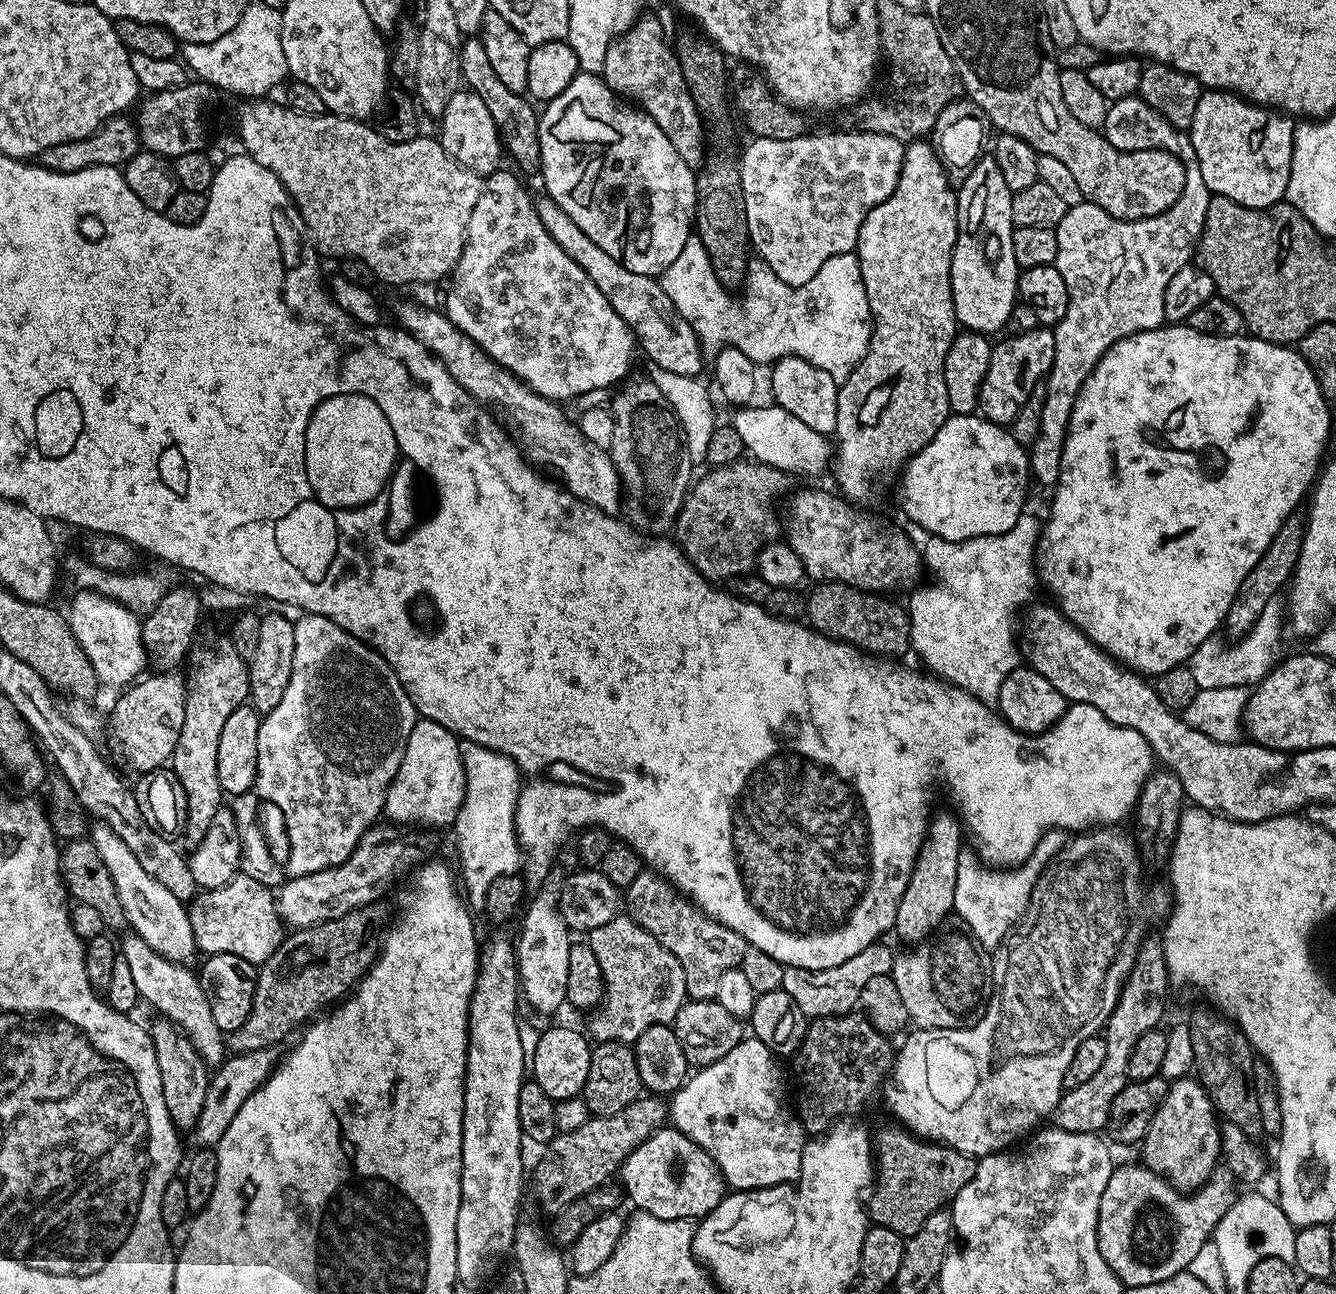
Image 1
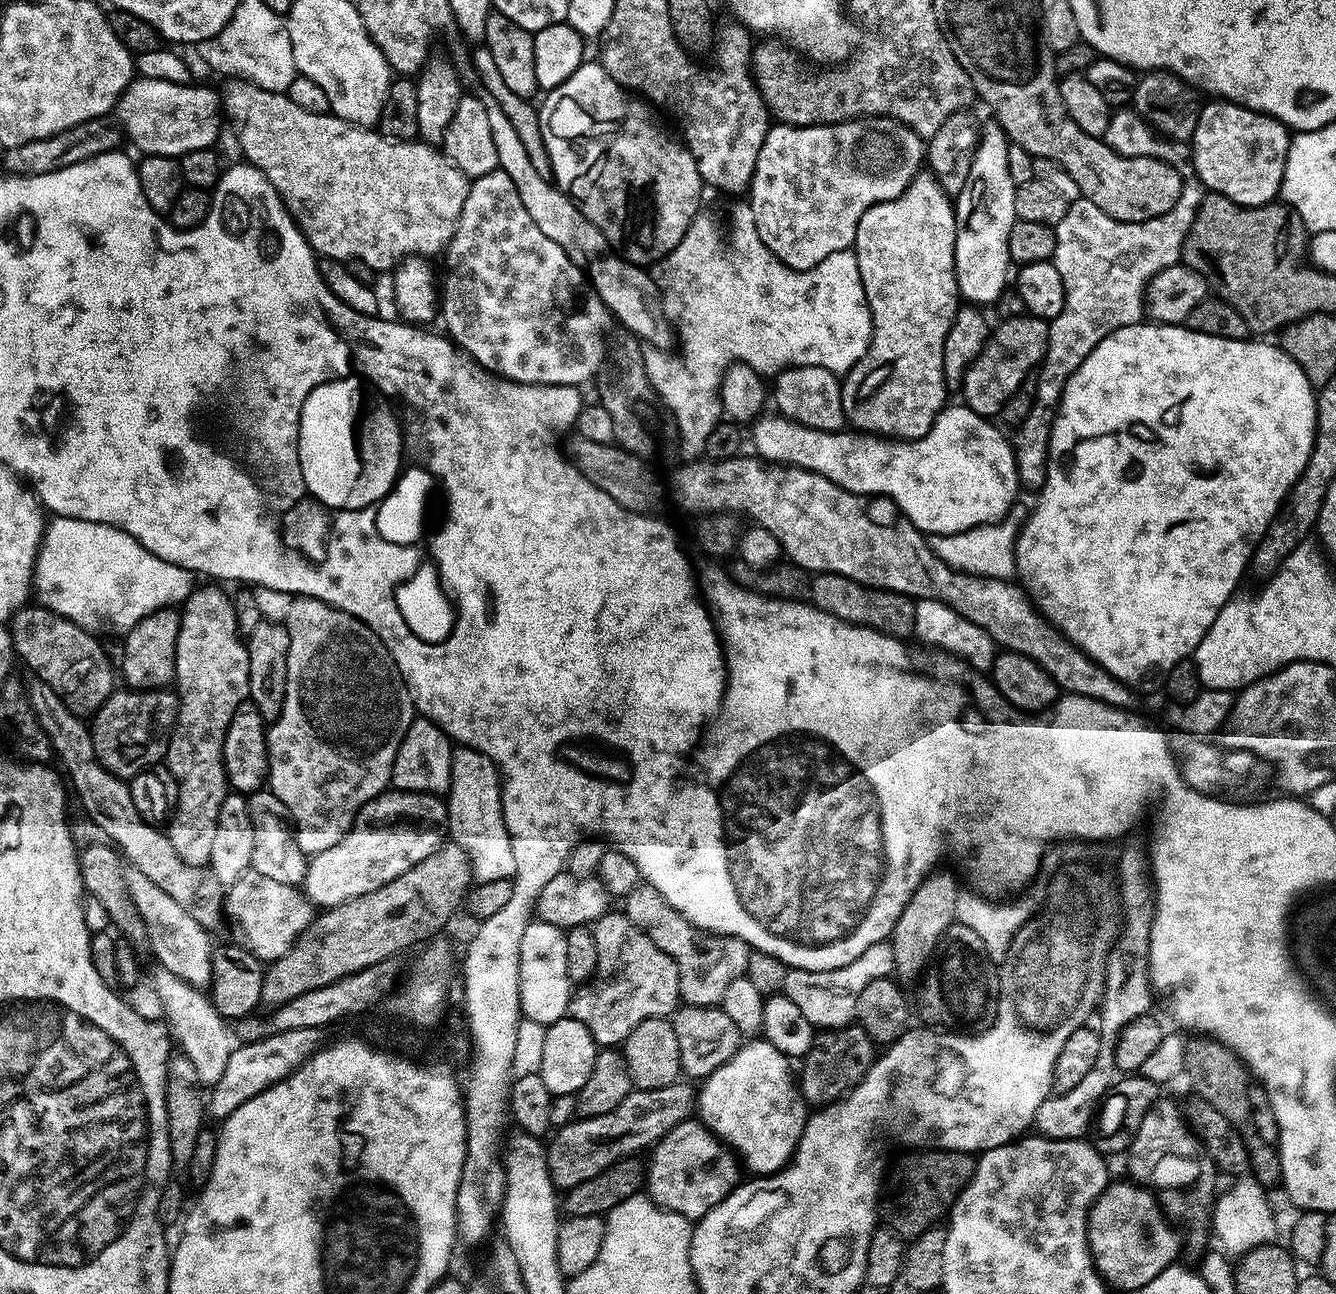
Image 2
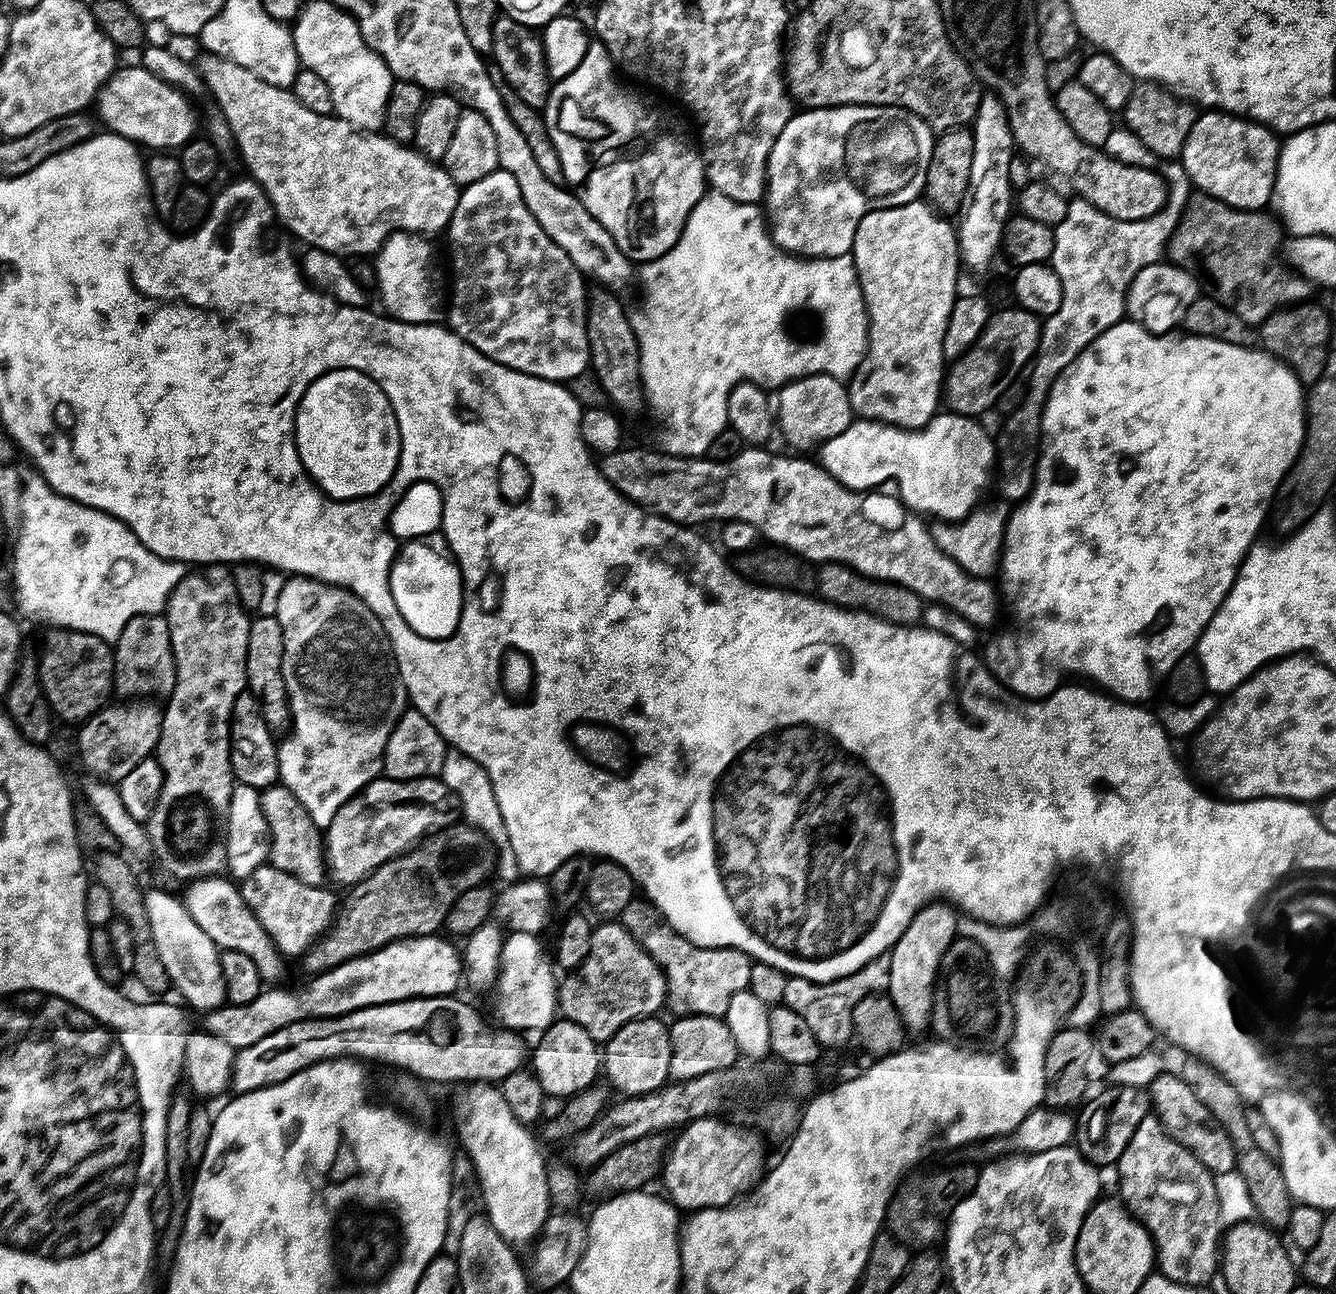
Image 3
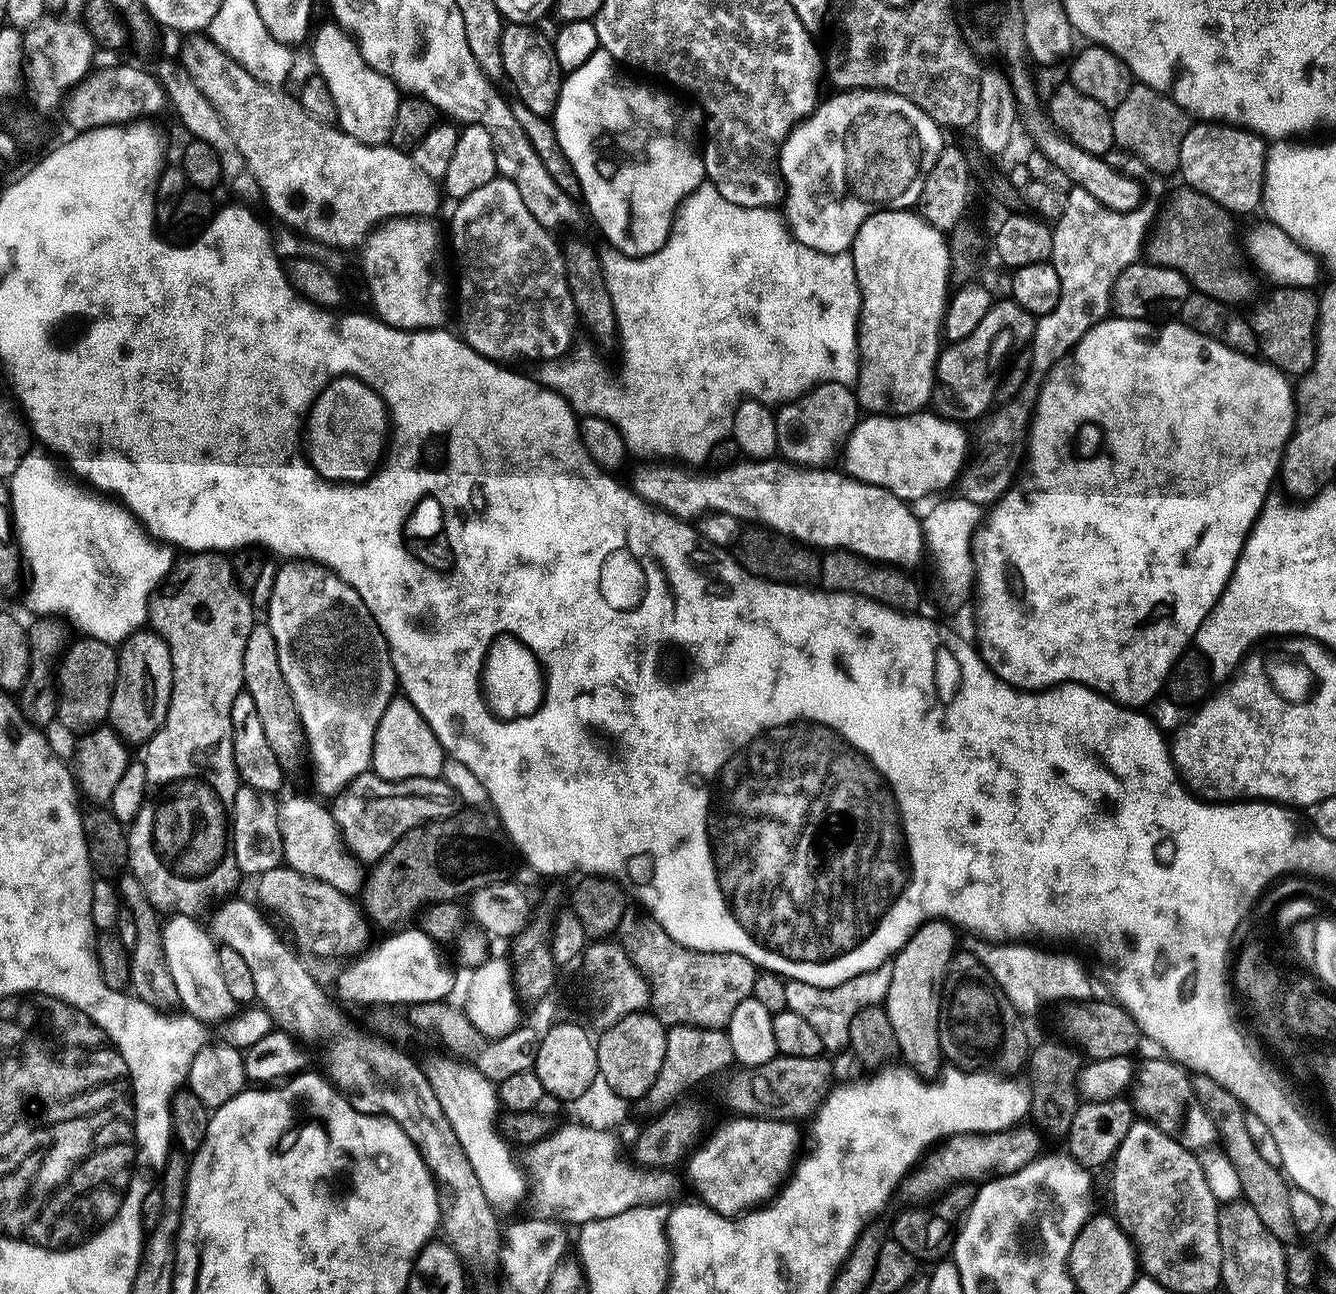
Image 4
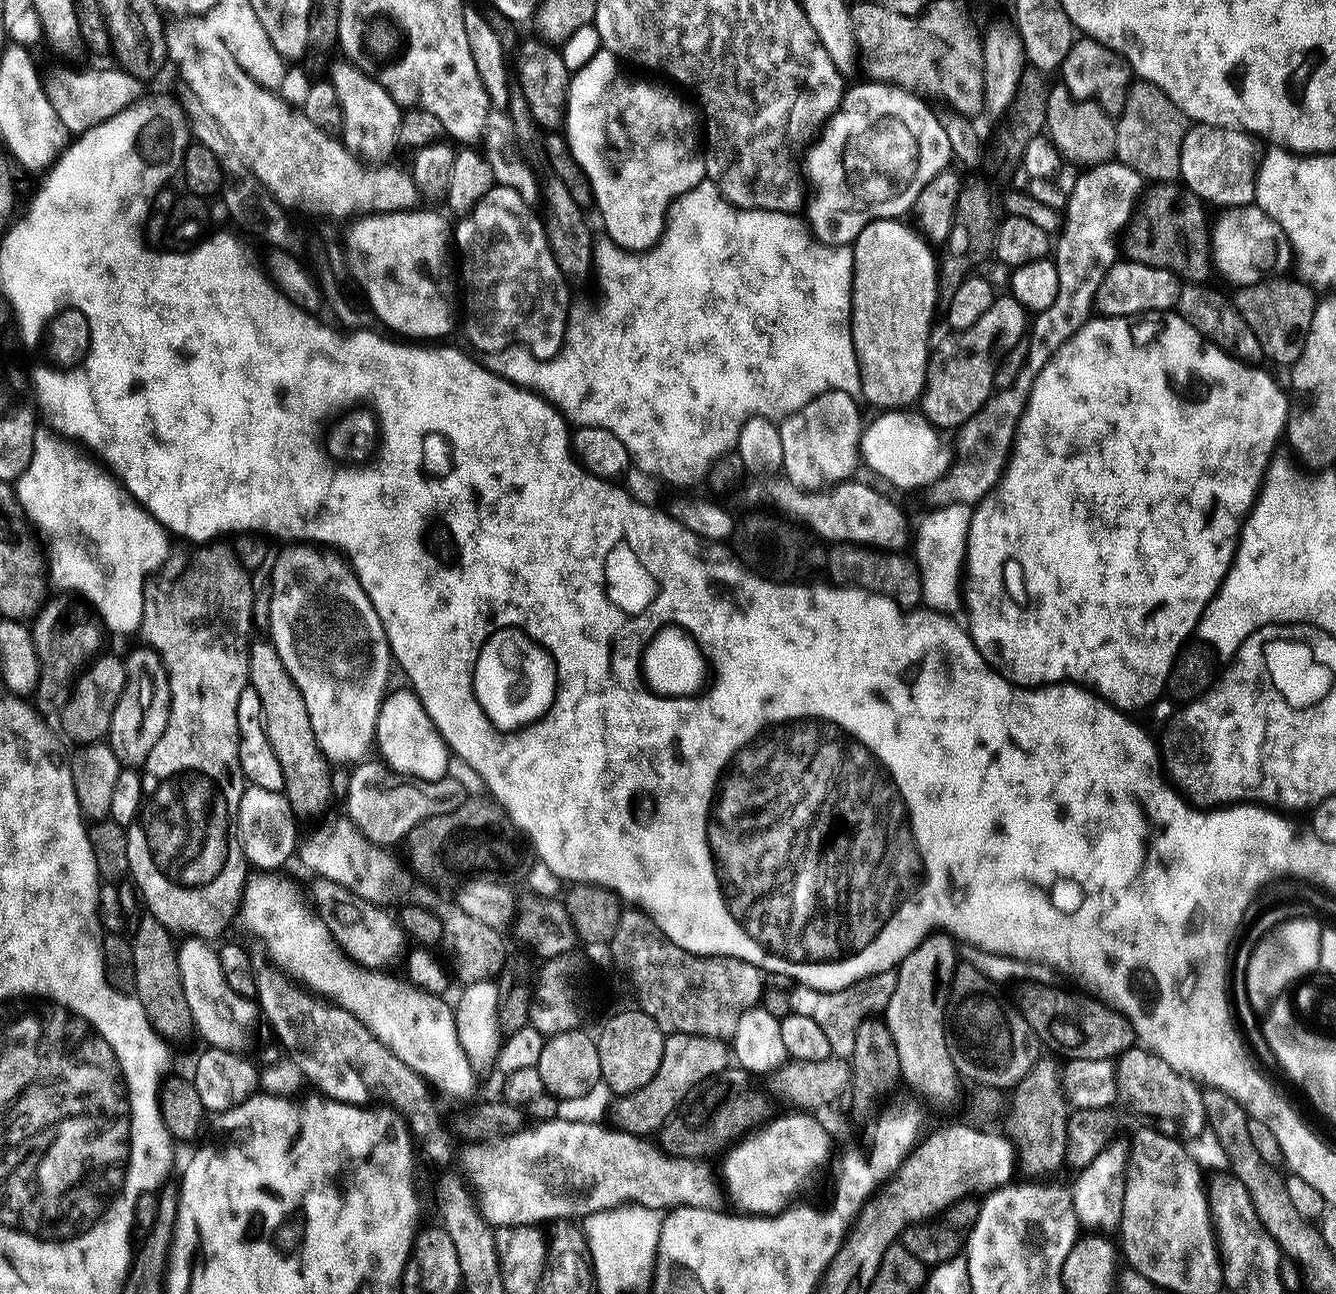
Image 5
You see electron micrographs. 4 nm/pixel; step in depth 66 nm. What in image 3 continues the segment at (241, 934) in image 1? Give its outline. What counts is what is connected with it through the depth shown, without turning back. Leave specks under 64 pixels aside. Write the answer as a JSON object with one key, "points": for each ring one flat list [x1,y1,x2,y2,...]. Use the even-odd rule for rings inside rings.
{"points":[[273,866,254,870,254,874,250,874,239,885,246,906,256,915,266,934,276,944,280,955,285,958,303,957,308,950,304,944,304,900,310,900,310,894,306,894,304,890,306,885,306,882,299,881,298,878]]}

